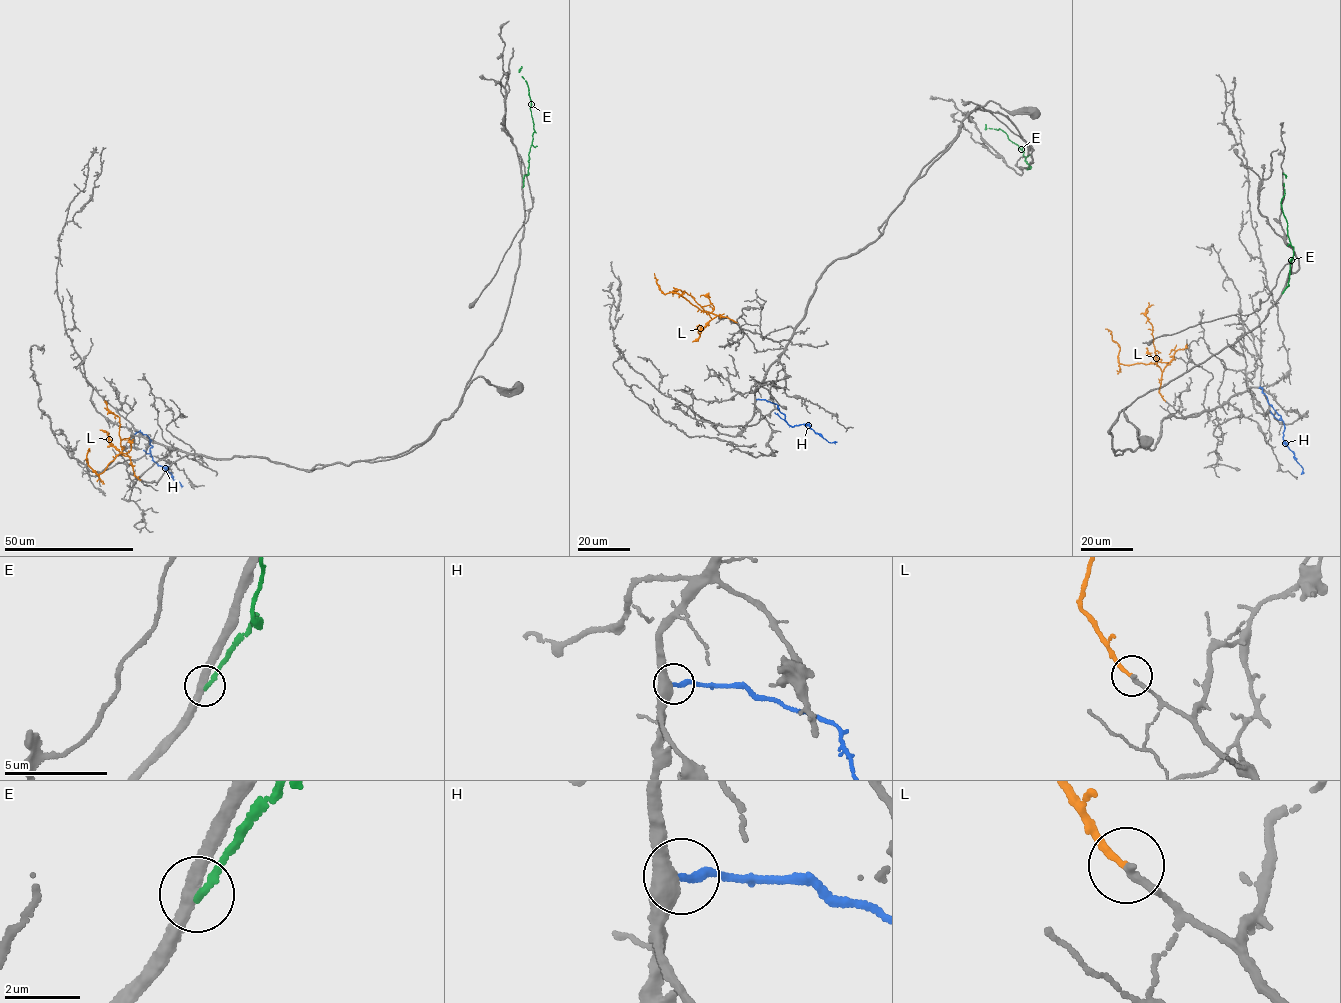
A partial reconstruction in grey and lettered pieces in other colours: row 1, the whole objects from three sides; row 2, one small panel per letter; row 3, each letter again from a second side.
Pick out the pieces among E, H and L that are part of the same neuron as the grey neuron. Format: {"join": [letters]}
{"join": ["H", "L"]}

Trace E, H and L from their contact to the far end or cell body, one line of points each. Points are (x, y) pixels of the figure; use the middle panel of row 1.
E: (1027, 168), (1031, 166), (1017, 145), (1000, 128), (986, 129), (985, 124)
H: (756, 399), (777, 405), (792, 426), (808, 425), (830, 442), (835, 441)
L: (737, 322), (702, 311), (677, 294), (665, 294), (654, 273)

